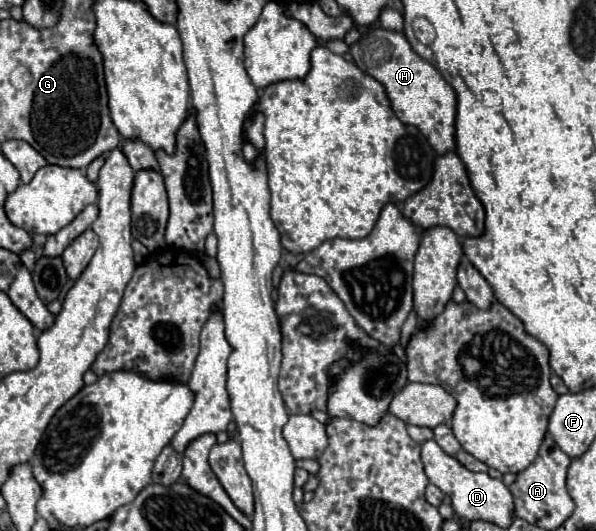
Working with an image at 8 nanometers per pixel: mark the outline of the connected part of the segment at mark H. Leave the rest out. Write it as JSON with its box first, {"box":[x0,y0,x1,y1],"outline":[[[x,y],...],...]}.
{"box":[350,24,456,154],"outline":[[[378,24],[362,28],[360,40],[350,46],[350,54],[362,72],[370,74],[384,86],[398,120],[416,126],[438,154],[454,150],[456,144],[452,144],[452,116],[456,116],[456,94],[452,92],[452,86],[440,76],[440,72],[432,68],[432,64],[416,56],[402,32],[384,30]]]}

